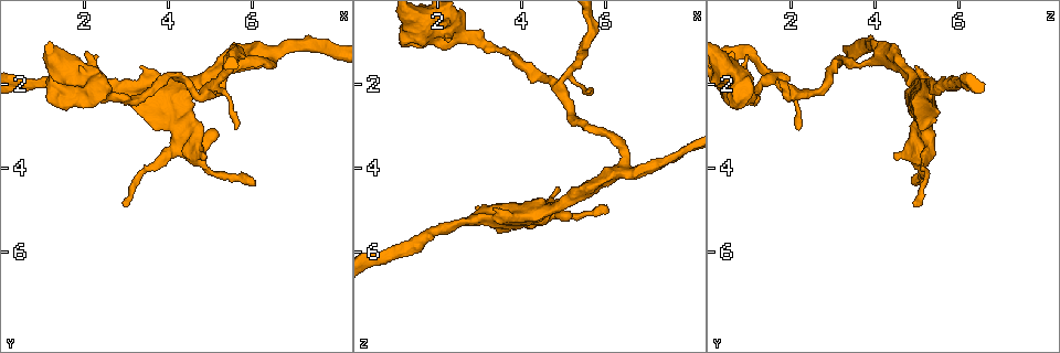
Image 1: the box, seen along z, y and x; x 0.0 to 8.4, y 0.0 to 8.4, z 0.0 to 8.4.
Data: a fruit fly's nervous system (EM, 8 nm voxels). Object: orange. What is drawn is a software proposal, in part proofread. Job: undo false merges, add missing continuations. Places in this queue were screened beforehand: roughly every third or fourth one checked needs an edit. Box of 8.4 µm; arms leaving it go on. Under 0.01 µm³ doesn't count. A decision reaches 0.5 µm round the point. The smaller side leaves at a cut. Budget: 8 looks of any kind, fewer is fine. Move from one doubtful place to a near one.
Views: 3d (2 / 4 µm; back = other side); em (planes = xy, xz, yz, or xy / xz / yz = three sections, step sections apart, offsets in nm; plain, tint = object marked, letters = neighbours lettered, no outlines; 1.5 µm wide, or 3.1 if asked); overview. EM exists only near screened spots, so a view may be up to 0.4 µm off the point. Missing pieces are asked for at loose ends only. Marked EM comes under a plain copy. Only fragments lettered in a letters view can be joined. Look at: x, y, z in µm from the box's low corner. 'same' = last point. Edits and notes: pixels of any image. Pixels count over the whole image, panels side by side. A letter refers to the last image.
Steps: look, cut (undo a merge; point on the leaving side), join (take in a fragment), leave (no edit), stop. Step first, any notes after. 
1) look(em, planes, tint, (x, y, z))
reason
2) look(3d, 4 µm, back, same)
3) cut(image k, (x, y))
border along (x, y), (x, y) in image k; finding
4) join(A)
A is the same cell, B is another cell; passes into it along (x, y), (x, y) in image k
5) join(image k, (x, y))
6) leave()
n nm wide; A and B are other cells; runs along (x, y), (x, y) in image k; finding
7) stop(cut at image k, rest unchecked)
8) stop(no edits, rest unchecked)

look(em, planes, letters, (3.35, 1.65, 4.95))
thick end

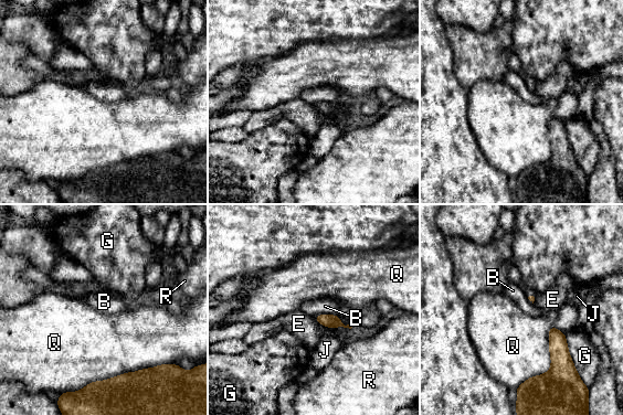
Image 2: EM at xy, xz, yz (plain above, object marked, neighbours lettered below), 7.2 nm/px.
leave()
B, E, G, J, Q and R are other cells; border along (333, 314), (318, 314), (314, 318) in image 2; no lettered fragment goes on from it

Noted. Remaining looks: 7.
look(3d, 4 µm, (3.80, 3.80, 5.15))
calibre changes

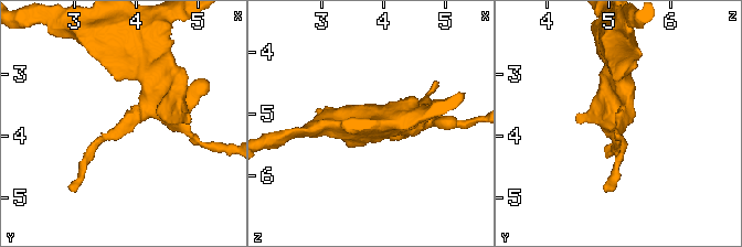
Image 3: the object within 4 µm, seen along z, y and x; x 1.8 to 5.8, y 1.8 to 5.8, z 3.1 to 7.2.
look(em, xz, step 4, tint, (3.80, 3.80, 5.15))
need the tissue

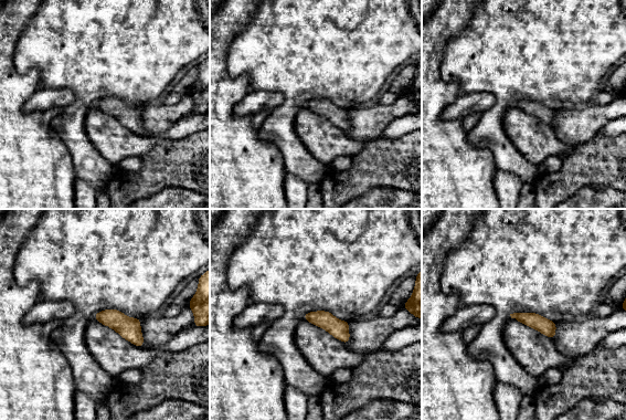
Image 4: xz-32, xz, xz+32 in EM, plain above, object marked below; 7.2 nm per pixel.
look(em, xz, step 4, letters, same)

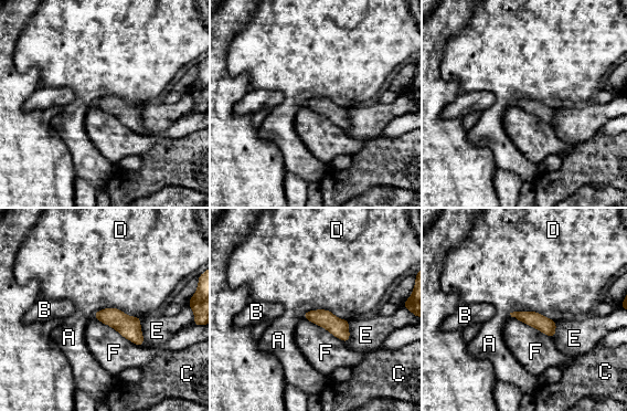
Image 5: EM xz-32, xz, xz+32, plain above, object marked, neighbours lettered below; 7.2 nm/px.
leave()
110 nm wide; A, B, C, D, E and F are other cells; all the same cell

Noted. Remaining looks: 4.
look(em, planes, letters, (4.85, 2.20, 2.00))
three-way junction

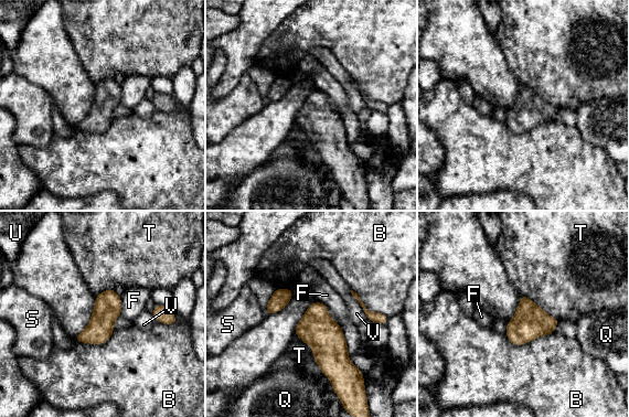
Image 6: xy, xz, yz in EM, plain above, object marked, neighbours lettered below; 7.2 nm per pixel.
leave()
200 nm wide; T touches over 500 nm; B, F, Q, S, T, U and V are other cells; continuous, no second cell

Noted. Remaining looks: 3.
stop(no edits, rest unchecked)

